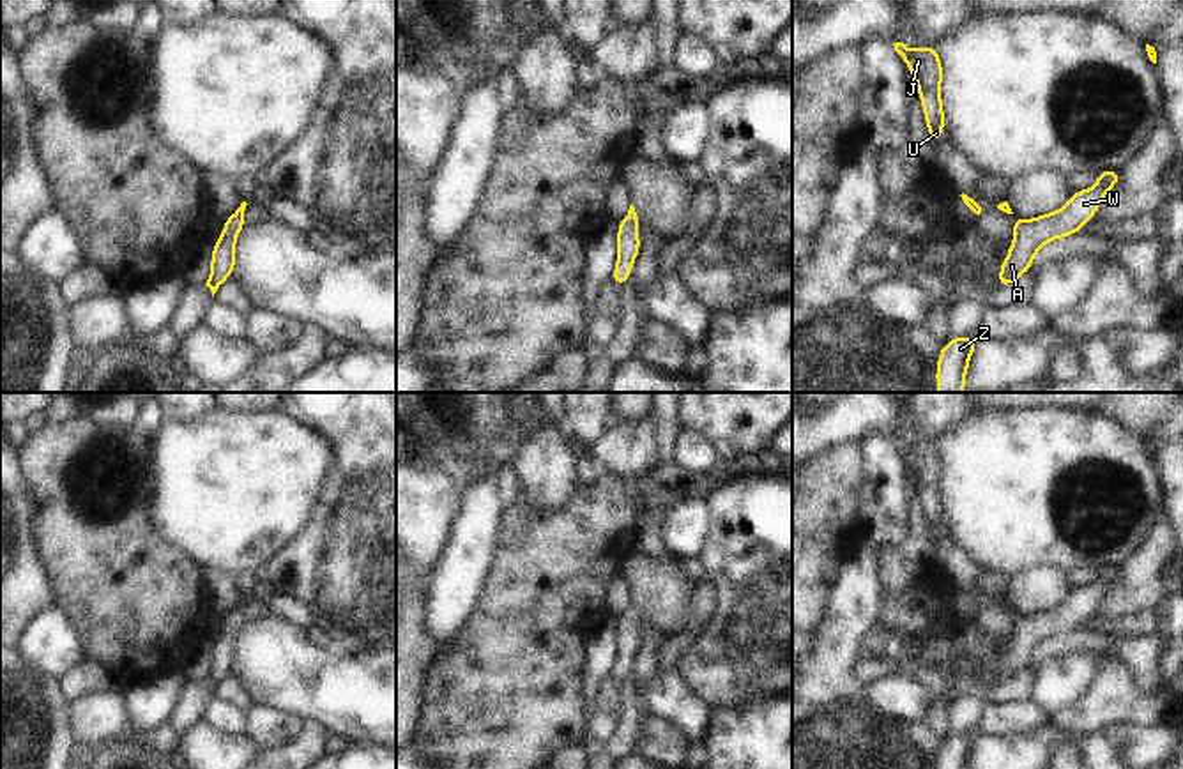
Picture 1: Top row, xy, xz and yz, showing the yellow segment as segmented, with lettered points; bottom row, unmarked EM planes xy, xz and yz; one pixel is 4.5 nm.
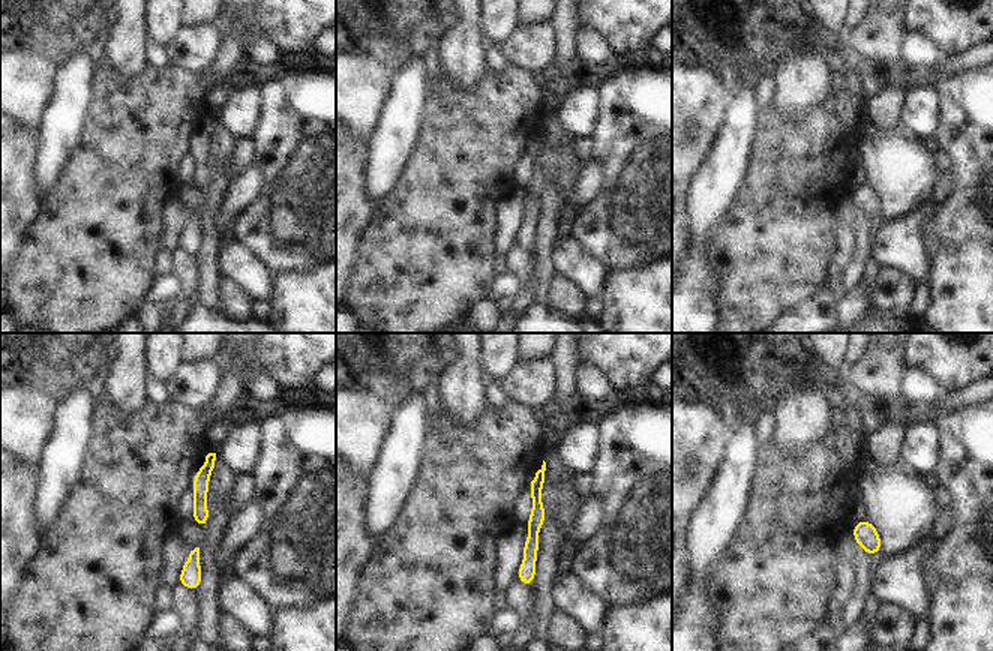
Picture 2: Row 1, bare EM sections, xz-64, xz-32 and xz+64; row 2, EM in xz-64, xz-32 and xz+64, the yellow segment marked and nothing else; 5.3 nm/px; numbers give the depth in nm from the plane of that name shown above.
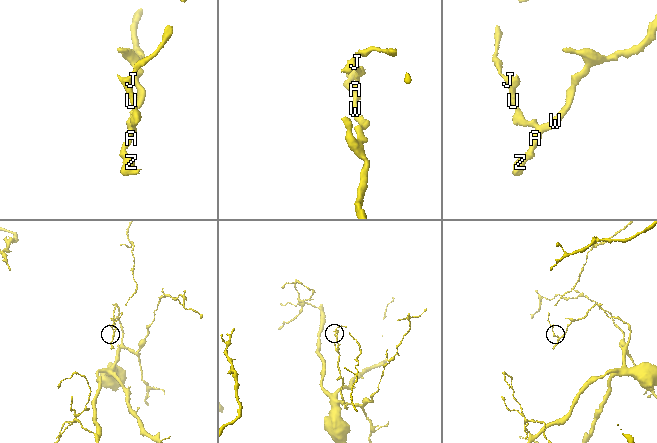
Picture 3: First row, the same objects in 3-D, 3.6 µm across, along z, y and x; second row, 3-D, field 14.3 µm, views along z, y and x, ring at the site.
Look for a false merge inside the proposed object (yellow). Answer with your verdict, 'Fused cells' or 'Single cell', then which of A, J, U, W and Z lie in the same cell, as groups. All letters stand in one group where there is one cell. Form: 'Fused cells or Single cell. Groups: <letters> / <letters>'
Single cell. Groups: A J U W Z

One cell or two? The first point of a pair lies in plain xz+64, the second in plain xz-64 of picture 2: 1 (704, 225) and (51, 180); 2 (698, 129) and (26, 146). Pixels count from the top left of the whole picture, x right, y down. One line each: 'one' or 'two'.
1: one
2: two

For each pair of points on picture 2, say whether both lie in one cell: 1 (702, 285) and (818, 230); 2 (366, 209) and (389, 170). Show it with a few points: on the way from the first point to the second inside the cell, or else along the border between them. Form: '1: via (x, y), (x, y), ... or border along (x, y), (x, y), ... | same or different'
1: border along (711, 243), (710, 261), (719, 284), (722, 312) | different
2: border along (368, 165), (368, 195), (377, 206) | different

